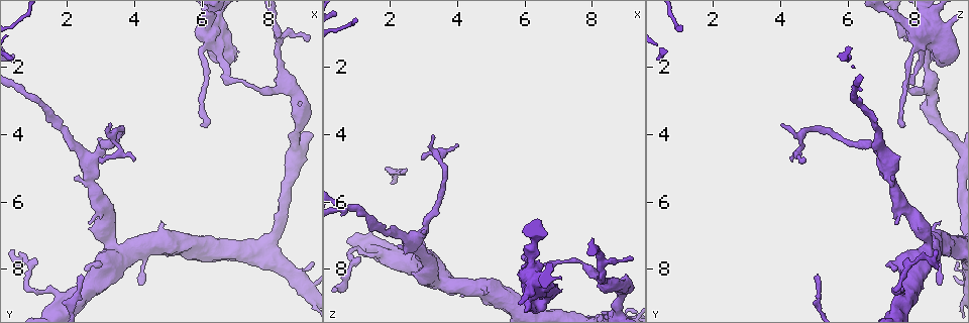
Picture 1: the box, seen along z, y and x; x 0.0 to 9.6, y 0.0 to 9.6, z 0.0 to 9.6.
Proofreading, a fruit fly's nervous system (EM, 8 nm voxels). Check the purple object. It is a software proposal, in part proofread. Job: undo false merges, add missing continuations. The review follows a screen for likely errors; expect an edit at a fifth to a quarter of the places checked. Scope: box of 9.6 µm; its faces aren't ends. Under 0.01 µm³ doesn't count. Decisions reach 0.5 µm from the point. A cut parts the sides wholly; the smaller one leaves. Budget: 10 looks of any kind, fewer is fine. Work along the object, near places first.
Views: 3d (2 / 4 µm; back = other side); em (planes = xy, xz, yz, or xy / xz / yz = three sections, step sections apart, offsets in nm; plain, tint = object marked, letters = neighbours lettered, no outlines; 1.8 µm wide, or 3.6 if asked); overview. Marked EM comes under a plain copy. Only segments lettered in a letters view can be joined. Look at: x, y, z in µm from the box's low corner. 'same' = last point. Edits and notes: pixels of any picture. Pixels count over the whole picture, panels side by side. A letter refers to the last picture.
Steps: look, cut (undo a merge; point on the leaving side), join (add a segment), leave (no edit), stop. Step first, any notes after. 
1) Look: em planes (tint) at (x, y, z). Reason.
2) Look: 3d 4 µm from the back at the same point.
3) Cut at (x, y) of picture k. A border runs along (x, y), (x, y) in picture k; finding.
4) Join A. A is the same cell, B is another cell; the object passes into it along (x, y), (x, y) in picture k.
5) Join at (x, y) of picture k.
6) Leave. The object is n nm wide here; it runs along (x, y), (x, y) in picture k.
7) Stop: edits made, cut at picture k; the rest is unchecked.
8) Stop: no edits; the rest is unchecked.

Look: em planes (tint) at (6.10, 3.80, 7.65). Thin end.

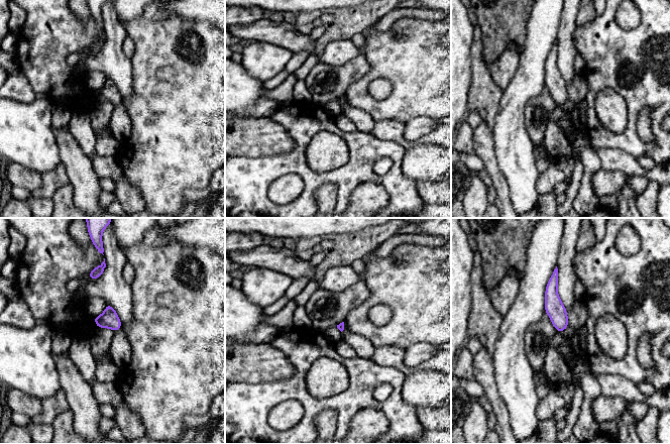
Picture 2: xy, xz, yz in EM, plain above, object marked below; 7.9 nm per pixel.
Look: em planes (letters) at the same point. See the neighbours.

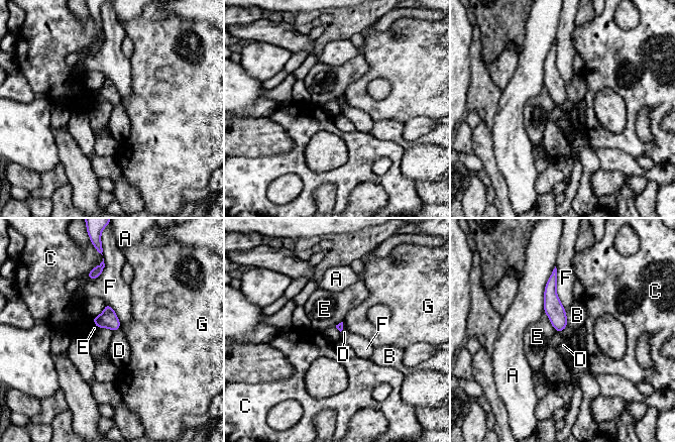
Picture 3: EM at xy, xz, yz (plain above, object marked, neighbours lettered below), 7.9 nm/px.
Leave. The longest contact is with A, 380 nm; A, B, C, D, E, F and G are other cells; a border runs along (120, 329), (114, 332) in picture 3; no lettered segment goes on from it.

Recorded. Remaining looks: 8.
Look: em yz step 8 (tint) at (7.95, 2.70, 7.95).

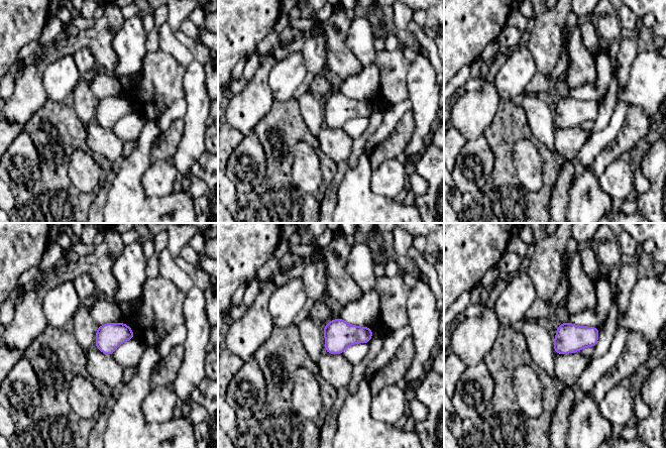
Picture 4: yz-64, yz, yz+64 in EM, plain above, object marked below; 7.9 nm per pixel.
Look: em planes (letters) at the same point.

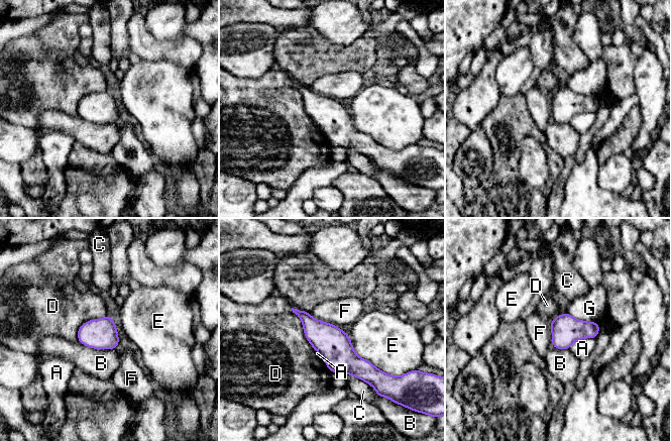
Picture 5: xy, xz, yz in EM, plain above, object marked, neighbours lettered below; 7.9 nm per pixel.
Leave. The object is 220 nm wide here; A, B, C, D, E, F and G are other cells; continuous, no second cell.

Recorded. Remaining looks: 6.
Look: em 3.6 µm xy step 4 (tint) at (6.25, 0.85, 8.15). Thin arm on a thick one.

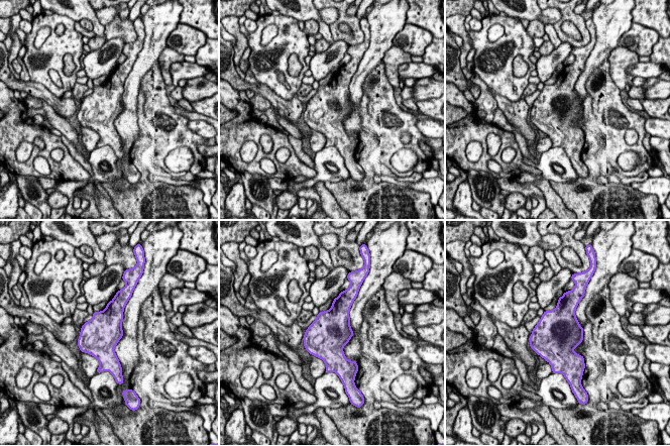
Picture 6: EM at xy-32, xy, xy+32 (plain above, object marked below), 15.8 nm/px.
Look: em 3.6 µm xy step 4 (letters) at the same point. See the neighbours.

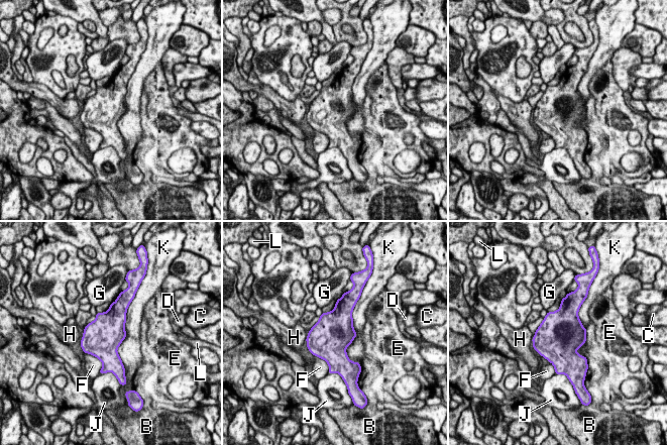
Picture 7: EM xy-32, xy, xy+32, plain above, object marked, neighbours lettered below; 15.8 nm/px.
Leave. B, C, D, E, F, G, H, J, K and L are other cells; a border runs along (128, 305), (117, 348), (123, 365) in picture 7; one cell here.

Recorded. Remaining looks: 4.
Look: 3d 4 µm at (2.35, 8.20, 5.05). Thin end.

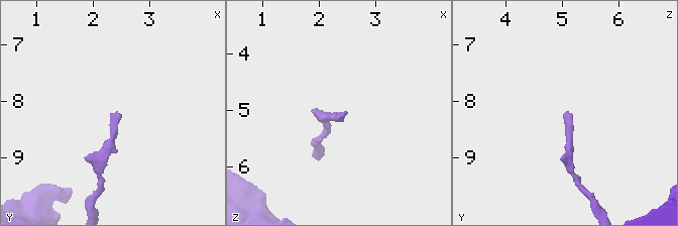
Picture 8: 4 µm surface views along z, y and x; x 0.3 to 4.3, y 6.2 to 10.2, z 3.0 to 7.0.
Look: em xz step 4 (letters) at (2.45, 8.15, 5.05).

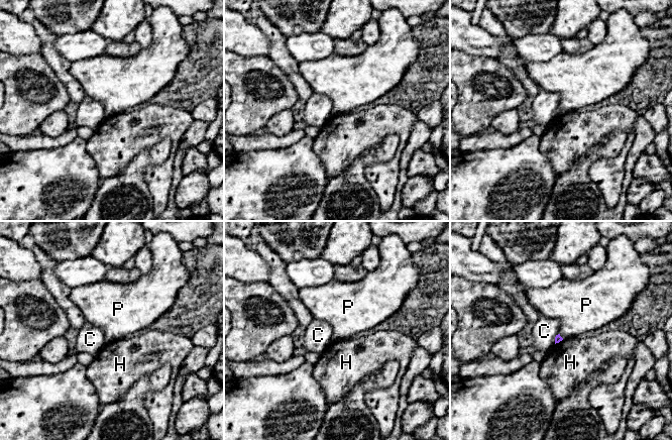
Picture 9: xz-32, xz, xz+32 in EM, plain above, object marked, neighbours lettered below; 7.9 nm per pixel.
Look: em planes (letters) at the same point. Cut it another way.

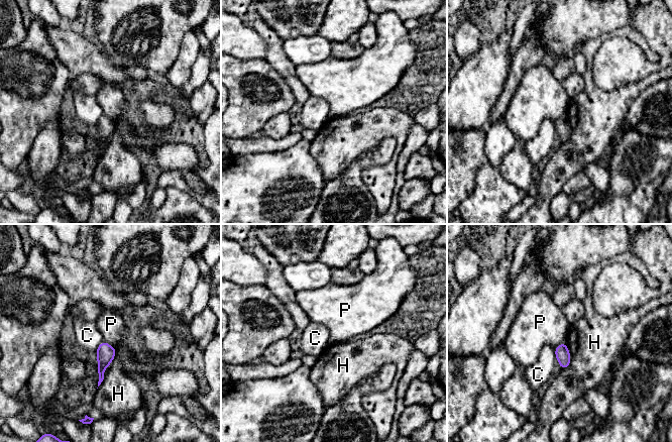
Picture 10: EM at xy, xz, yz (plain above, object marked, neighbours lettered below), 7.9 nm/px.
Leave. C, H and P are other cells; a border runs along (103, 340), (116, 349) in picture 10; none of them fits.

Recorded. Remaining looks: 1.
Stop: no edits; the rest is unchecked.

